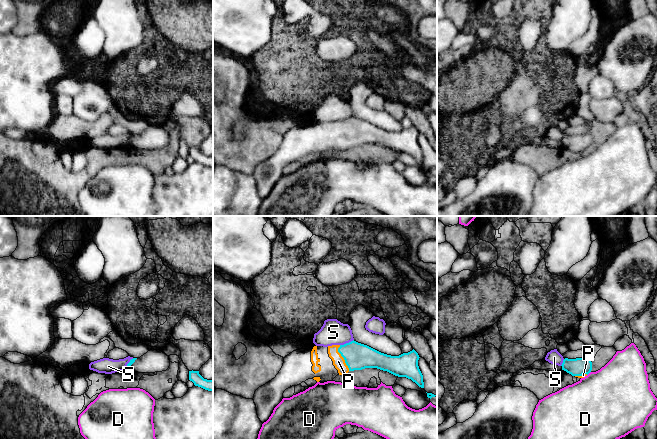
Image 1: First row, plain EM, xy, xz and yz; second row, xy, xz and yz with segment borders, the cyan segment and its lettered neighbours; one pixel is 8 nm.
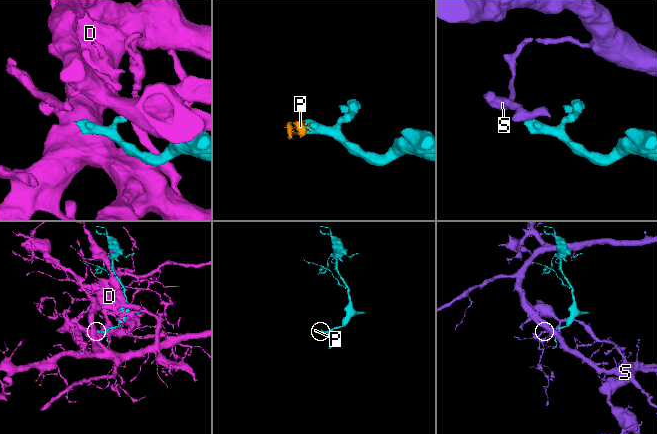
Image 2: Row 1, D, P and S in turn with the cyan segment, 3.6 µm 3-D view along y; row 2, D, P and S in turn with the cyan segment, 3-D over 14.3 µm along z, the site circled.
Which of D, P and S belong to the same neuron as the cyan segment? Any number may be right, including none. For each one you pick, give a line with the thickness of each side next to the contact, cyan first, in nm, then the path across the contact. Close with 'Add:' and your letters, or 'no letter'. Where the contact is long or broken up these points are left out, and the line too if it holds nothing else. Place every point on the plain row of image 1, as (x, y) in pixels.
P: 220/100 nm | across xz (357, 132), (343, 133), (338, 137)
Add: P

